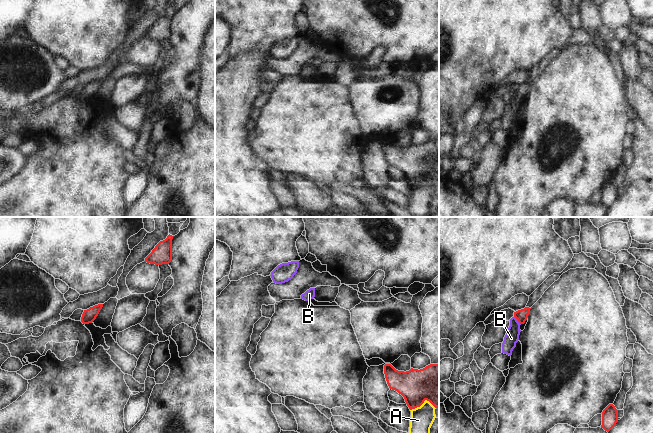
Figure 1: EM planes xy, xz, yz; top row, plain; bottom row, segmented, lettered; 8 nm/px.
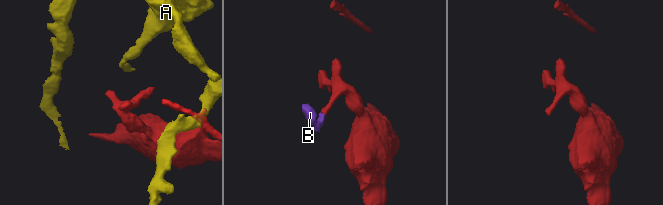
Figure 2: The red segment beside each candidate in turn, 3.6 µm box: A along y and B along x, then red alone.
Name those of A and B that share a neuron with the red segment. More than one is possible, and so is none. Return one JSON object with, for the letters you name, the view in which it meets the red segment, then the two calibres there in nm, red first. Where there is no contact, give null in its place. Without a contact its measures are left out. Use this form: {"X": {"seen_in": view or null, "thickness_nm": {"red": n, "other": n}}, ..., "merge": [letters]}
{"B": {"seen_in": "yz", "thickness_nm": {"red": 100, "other": 110}}, "merge": ["B"]}

